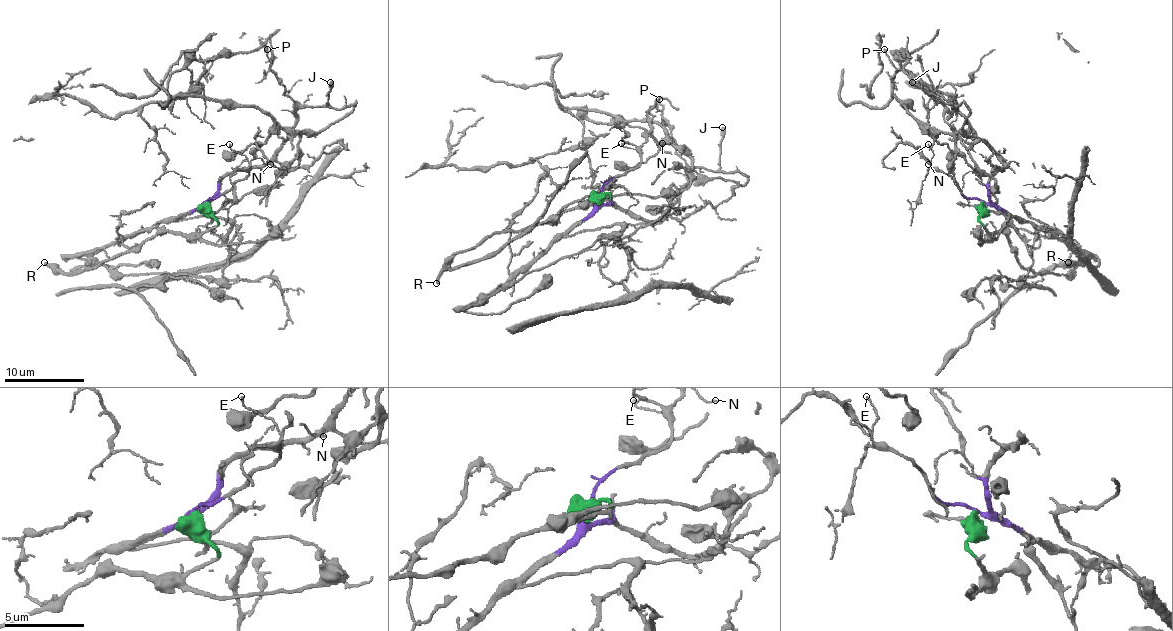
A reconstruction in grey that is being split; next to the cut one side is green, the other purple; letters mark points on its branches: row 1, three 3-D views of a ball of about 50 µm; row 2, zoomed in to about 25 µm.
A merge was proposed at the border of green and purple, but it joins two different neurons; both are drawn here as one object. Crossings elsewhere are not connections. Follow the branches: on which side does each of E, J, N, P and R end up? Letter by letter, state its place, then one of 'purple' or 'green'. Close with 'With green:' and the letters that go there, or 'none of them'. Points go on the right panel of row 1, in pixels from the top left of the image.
E: at (928, 144); purple
J: at (912, 82); purple
N: at (928, 164); purple
P: at (884, 49); purple
R: at (1068, 262); green
With green: R

